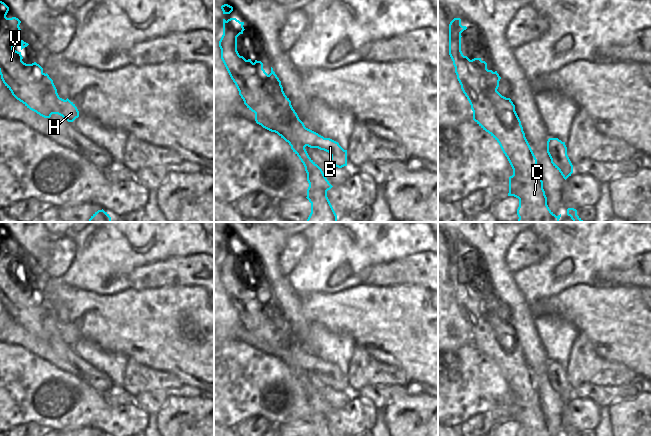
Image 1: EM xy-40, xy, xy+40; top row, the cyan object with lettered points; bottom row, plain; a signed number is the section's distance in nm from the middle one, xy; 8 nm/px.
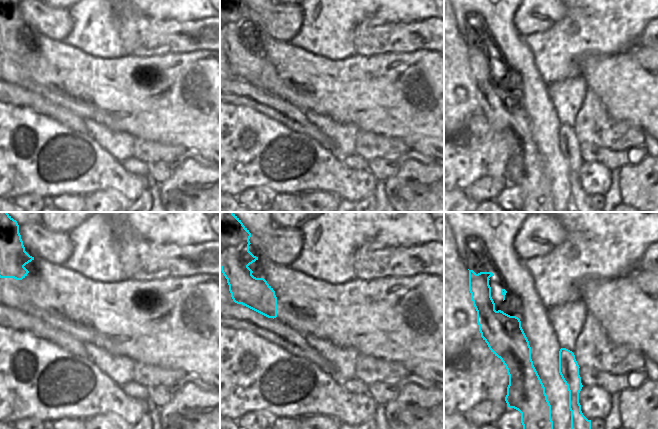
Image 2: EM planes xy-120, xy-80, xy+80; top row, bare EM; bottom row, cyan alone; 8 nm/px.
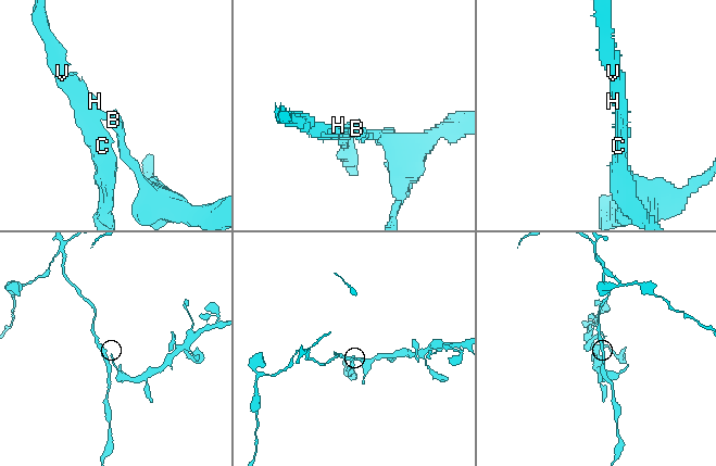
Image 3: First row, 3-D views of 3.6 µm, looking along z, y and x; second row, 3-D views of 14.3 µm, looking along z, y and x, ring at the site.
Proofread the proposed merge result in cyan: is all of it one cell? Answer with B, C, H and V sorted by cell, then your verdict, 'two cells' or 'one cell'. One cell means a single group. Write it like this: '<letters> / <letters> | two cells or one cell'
B / C H V | two cells

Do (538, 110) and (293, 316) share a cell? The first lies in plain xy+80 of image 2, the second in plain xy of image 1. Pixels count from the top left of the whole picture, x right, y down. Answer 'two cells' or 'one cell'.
one cell

